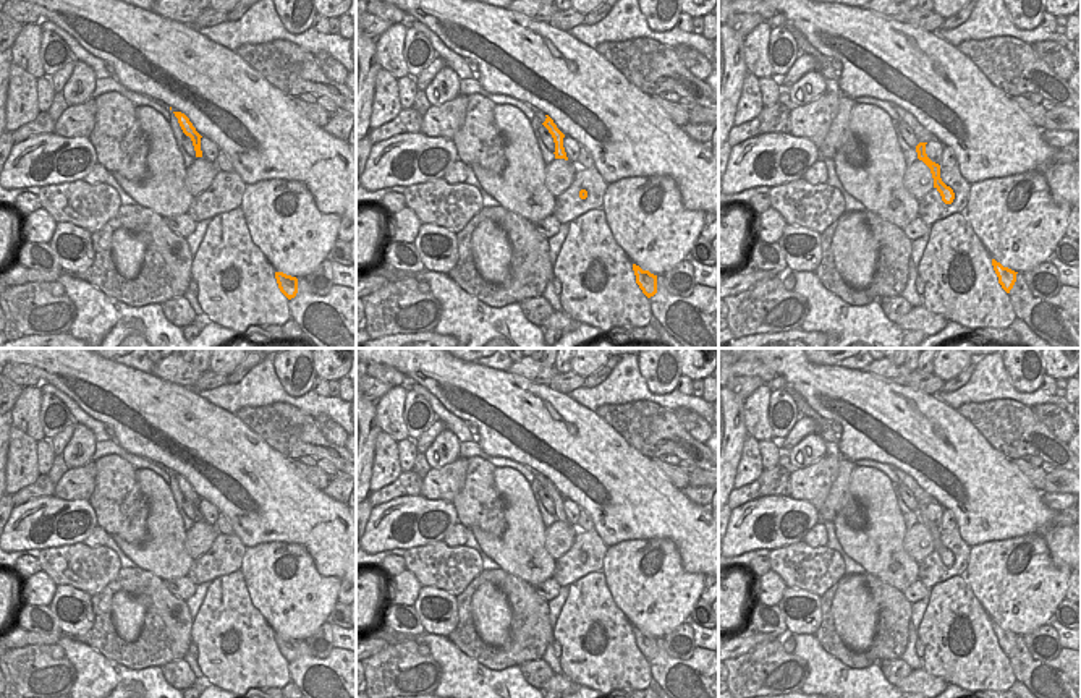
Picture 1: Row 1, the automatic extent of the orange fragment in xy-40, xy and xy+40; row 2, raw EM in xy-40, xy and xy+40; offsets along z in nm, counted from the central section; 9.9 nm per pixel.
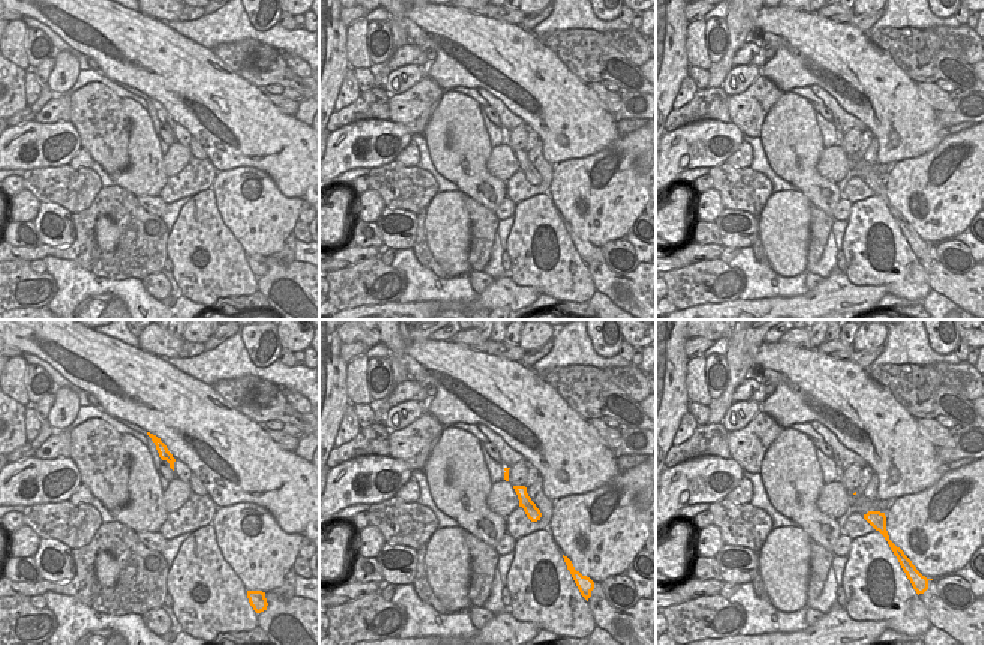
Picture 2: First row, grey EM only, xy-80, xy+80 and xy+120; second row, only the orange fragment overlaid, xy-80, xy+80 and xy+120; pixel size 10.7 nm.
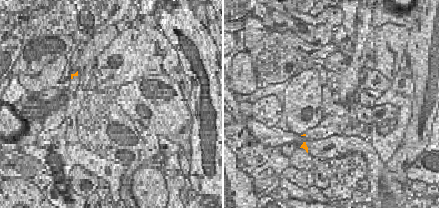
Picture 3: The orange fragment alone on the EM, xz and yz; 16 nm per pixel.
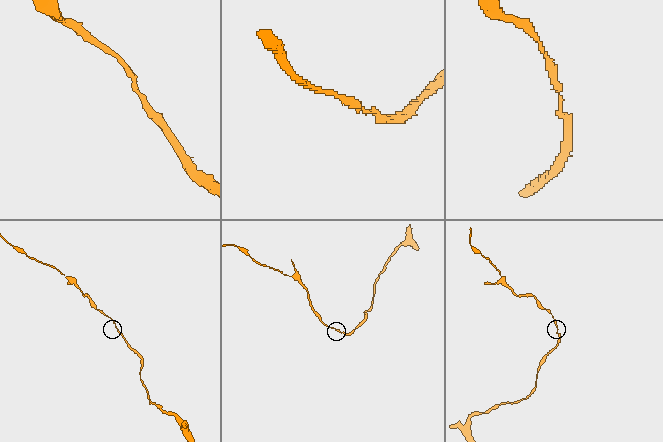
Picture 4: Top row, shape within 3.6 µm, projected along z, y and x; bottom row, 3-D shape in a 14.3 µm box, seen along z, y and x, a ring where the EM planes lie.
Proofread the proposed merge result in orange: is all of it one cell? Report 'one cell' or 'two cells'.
one cell

